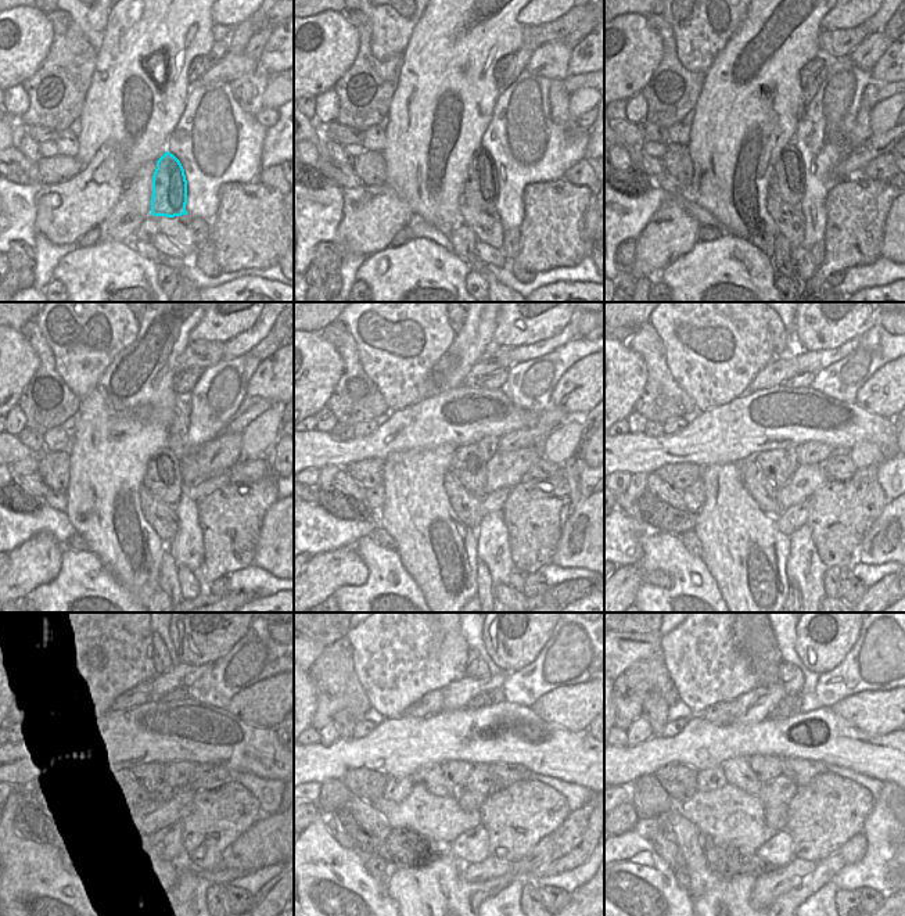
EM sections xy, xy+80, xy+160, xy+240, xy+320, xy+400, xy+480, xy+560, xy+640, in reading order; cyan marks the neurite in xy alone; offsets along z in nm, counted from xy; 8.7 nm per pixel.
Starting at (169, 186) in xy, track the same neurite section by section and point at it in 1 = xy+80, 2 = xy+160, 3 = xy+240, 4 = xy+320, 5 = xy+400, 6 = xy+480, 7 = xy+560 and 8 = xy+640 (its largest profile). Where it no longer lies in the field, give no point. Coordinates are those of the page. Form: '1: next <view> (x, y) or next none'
1: next xy+80 (480, 190)
2: next xy+160 (787, 182)
3: next xy+240 (162, 478)
4: next xy+320 (469, 467)
5: next xy+400 (774, 463)
6: next xy+480 (151, 775)
7: next xy+560 (458, 772)
8: next xy+640 (767, 768)

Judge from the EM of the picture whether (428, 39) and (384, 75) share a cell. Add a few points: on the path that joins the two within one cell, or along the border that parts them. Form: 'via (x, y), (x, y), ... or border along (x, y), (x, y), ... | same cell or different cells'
border along (402, 56), (402, 68), (395, 92) | different cells

